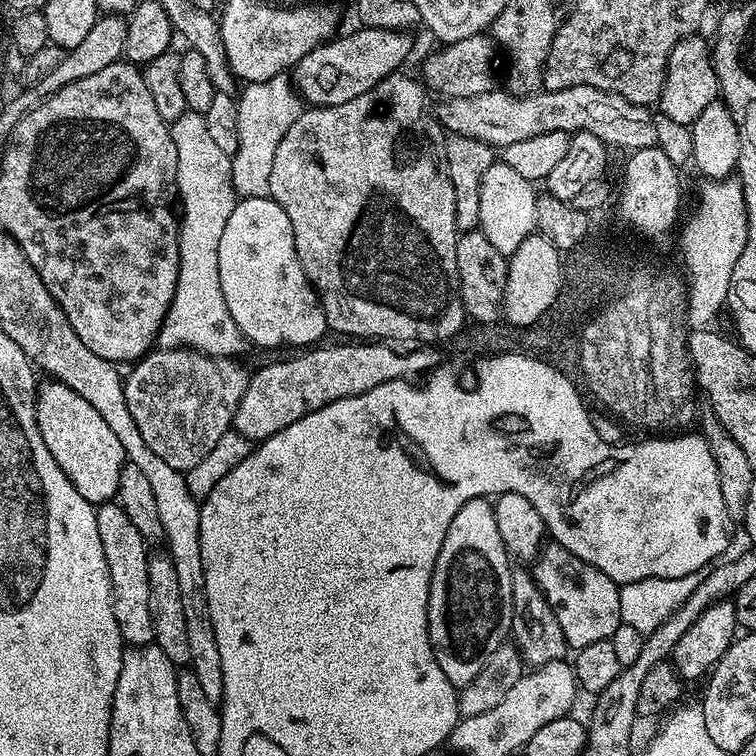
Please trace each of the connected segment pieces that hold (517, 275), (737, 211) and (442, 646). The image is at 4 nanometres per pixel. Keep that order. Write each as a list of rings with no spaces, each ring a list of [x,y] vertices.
[[[539,234],[528,236],[507,257],[508,270],[504,278],[502,316],[514,327],[530,327],[536,320],[545,319],[556,299],[561,299],[562,252],[552,241]]]
[[[711,179],[704,184],[698,194],[694,212],[685,226],[683,223],[680,232],[688,286],[688,322],[694,328],[709,327],[720,310],[723,311],[727,303],[734,265],[742,254],[746,236],[749,234],[745,192],[739,179]]]
[[[484,498],[466,502],[466,506],[462,506],[462,510],[458,510],[458,514],[454,514],[454,522],[450,522],[450,530],[446,530],[446,538],[442,538],[442,550],[438,550],[438,562],[434,562],[434,574],[430,582],[430,598],[428,599],[428,633],[430,634],[432,649],[436,655],[438,666],[442,666],[442,674],[446,674],[448,681],[454,685],[463,686],[470,683],[474,678],[478,678],[482,666],[486,666],[486,662],[490,662],[490,654],[494,654],[494,650],[498,650],[498,646],[509,639],[512,631],[510,578],[514,568],[508,563],[510,563],[510,557],[502,542],[502,534],[498,534],[498,518],[495,507]]]

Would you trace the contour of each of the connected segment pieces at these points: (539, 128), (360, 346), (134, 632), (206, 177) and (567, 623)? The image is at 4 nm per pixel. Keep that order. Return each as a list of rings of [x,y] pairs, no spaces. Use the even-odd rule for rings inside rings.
[[[594,86],[536,90],[527,96],[513,96],[504,90],[493,90],[474,98],[445,99],[434,108],[434,115],[445,133],[474,138],[478,142],[491,144],[496,150],[510,146],[510,142],[523,142],[525,138],[555,132],[589,132],[609,149],[628,148],[629,153],[640,148],[656,147],[654,115],[645,105],[635,104]]]
[[[351,342],[348,346],[329,348],[316,346],[292,354],[296,356],[289,360],[276,360],[253,371],[232,420],[232,428],[246,439],[259,442],[278,434],[278,430],[286,430],[290,422],[298,422],[298,418],[330,402],[366,394],[366,390],[374,390],[374,386],[382,386],[382,382],[415,377],[412,376],[415,372],[427,373],[441,363],[436,353],[439,351],[432,346],[417,347],[417,352],[395,352],[392,348],[395,347],[384,342]]]
[[[118,502],[101,504],[96,508],[98,535],[102,537],[102,554],[106,554],[106,566],[110,570],[114,622],[122,634],[125,645],[139,646],[154,641],[154,622],[150,610],[150,584],[148,582],[149,545],[138,534],[138,526],[130,522],[126,510]]]
[[[185,110],[170,124],[174,138],[174,150],[178,152],[176,190],[179,203],[184,203],[180,222],[180,273],[178,286],[170,310],[166,314],[158,344],[163,348],[192,348],[207,356],[239,357],[239,352],[249,351],[242,330],[230,318],[226,310],[226,298],[222,298],[222,286],[218,278],[218,242],[222,242],[222,230],[234,210],[238,199],[232,184],[232,162],[222,154],[206,131],[203,115]]]
[[[552,542],[541,548],[540,555],[536,557],[534,575],[536,585],[558,618],[558,626],[562,626],[569,649],[579,650],[582,646],[590,646],[590,642],[612,639],[622,623],[620,589],[609,576],[602,574],[602,570],[582,562],[582,558]]]

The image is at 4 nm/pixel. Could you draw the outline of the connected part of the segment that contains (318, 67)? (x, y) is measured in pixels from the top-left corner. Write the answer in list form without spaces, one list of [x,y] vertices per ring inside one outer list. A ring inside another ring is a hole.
[[[363,26],[357,29],[316,47],[310,54],[306,54],[305,58],[300,59],[292,70],[295,90],[307,105],[342,105],[343,102],[372,89],[382,78],[404,66],[402,64],[412,50],[409,33],[374,30]]]

